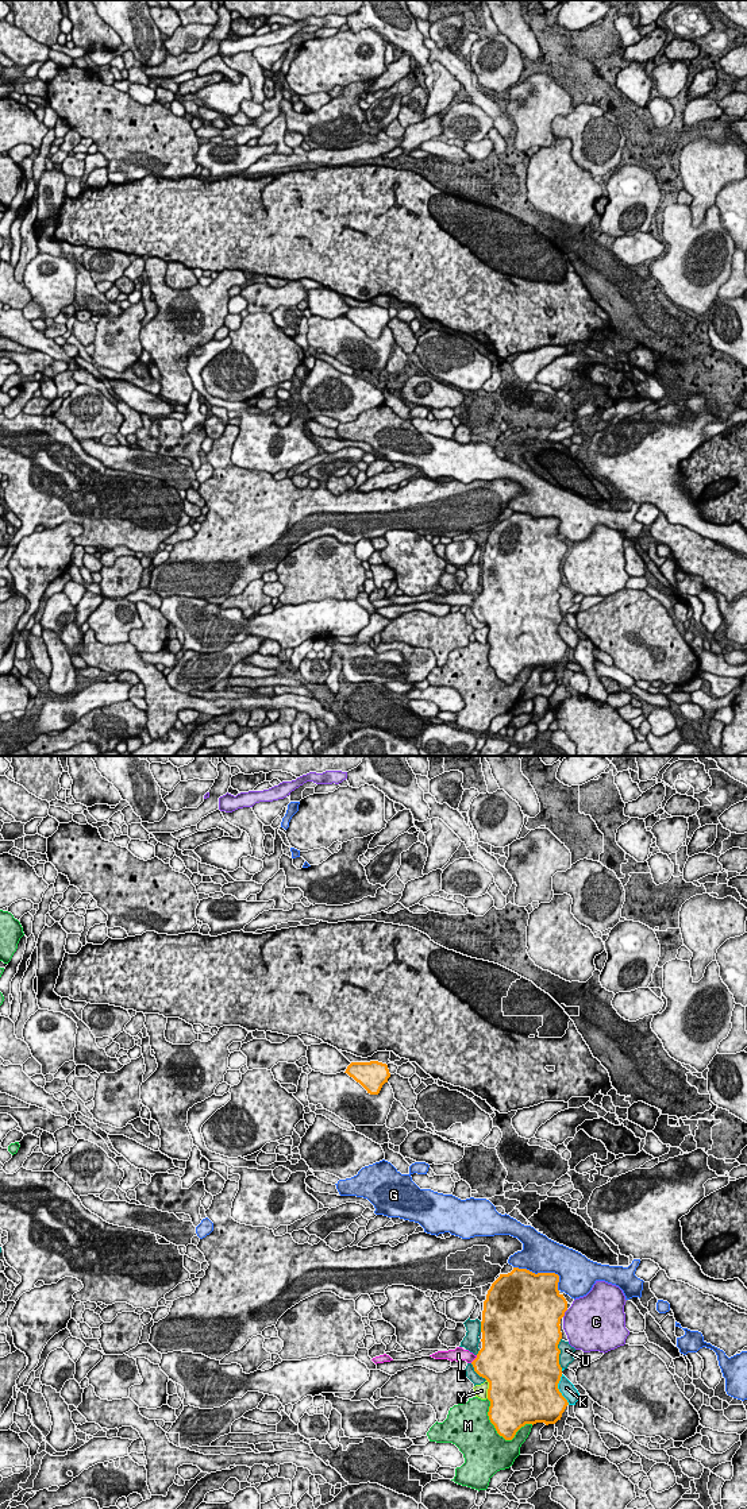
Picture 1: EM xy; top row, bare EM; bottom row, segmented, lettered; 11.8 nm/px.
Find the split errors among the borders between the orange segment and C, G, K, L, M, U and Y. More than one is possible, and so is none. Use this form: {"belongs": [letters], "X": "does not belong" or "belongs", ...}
{"belongs": ["L"], "C": "does not belong", "G": "does not belong", "K": "does not belong", "L": "belongs", "M": "does not belong", "U": "does not belong", "Y": "does not belong"}

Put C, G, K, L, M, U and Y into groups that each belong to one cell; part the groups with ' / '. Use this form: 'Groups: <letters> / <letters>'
Groups: C / G / K / L / M / U / Y

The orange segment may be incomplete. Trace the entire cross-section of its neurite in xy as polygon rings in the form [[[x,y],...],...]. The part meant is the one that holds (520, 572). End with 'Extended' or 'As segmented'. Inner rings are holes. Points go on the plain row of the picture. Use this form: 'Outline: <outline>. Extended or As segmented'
Outline: [[[513,512],[508,518],[500,521],[492,528],[484,545],[481,576],[482,593],[477,599],[462,591],[448,595],[438,595],[430,601],[435,603],[448,603],[471,607],[474,615],[489,626],[488,644],[489,664],[497,678],[505,684],[512,684],[516,676],[525,668],[544,667],[555,668],[569,649],[567,644],[558,633],[562,621],[559,609],[561,594],[558,588],[562,583],[561,563],[567,555],[567,545],[558,534],[559,520],[555,517],[532,517],[527,513]]]. Extended

